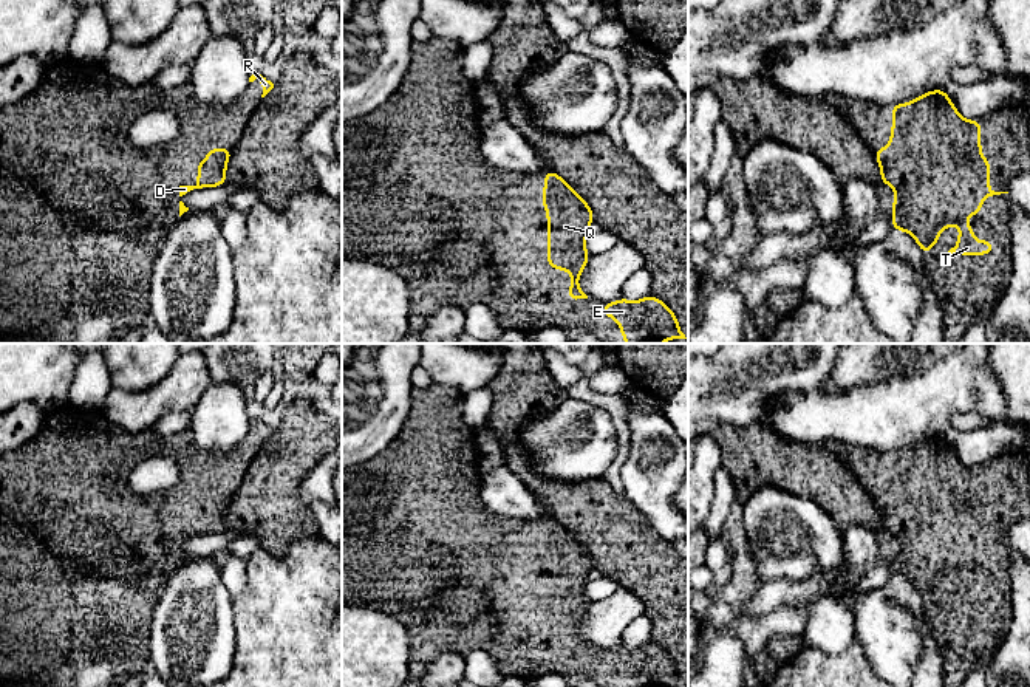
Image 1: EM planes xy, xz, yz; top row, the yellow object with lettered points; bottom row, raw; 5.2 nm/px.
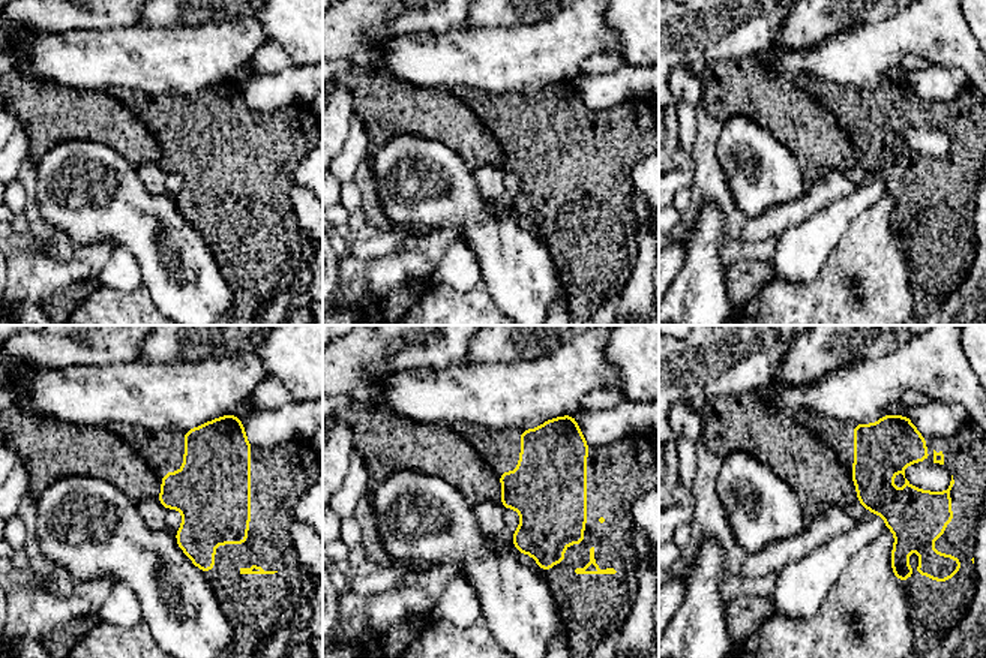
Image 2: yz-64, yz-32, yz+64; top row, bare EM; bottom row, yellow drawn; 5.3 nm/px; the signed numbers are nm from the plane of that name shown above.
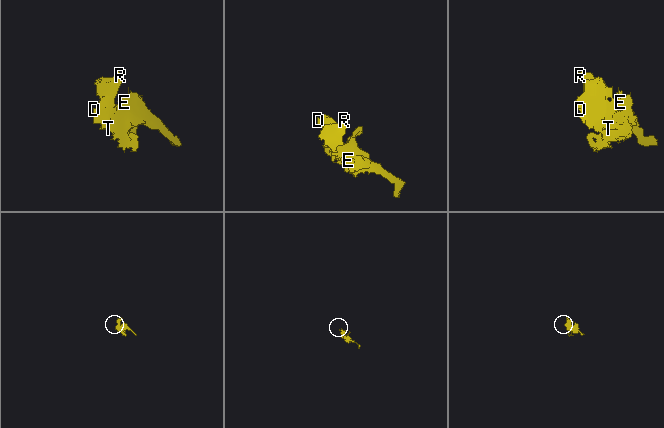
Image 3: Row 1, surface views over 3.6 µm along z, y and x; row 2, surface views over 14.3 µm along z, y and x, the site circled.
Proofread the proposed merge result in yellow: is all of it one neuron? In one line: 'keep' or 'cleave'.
keep

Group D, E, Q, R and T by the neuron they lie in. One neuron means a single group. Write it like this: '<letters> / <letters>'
D E Q R T

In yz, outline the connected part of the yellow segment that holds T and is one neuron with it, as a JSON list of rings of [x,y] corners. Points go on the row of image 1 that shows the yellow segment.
[[[962,220],[960,223],[960,232],[959,232],[959,241],[956,248],[951,248],[948,254],[963,254],[963,255],[976,255],[976,254],[993,254],[993,246],[988,238],[976,243],[973,229],[970,226],[968,220]]]

